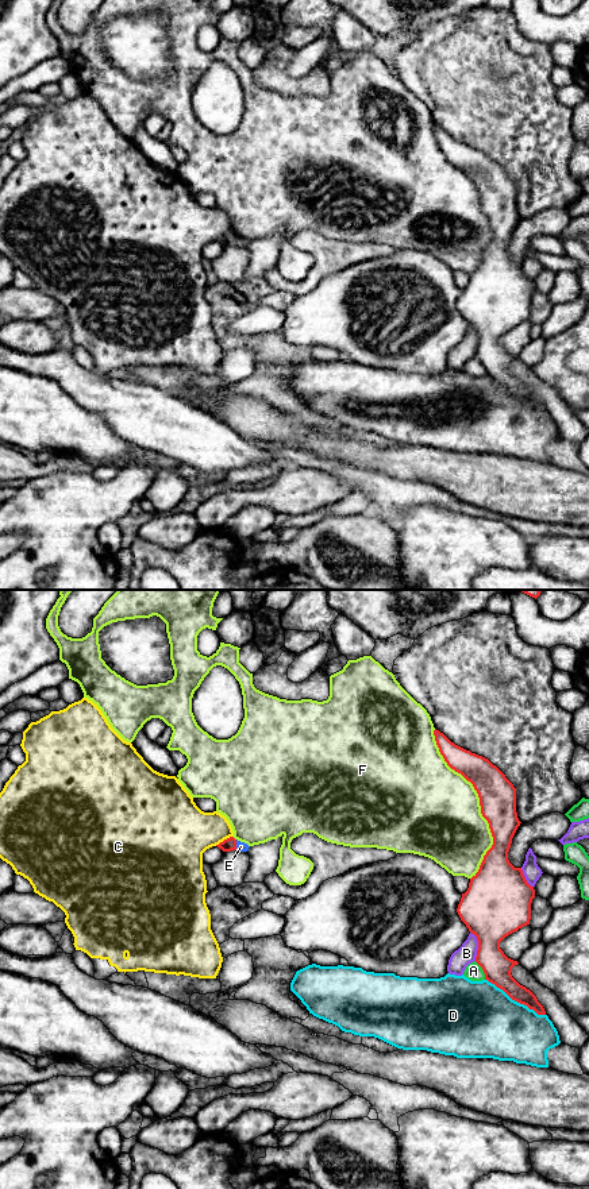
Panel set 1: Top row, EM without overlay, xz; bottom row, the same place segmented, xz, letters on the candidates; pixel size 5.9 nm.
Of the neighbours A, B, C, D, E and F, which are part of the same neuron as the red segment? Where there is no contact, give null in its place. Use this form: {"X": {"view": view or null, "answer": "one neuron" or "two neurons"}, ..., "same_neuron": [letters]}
{"A": {"view": "xz", "answer": "two neurons"}, "B": {"view": "xz", "answer": "two neurons"}, "C": {"view": "xz", "answer": "two neurons"}, "D": {"view": "xz", "answer": "two neurons"}, "E": {"view": "xz", "answer": "two neurons"}, "F": {"view": "xz", "answer": "two neurons"}, "same_neuron": []}

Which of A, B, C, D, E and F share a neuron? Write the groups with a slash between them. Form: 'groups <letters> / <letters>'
groups A / B / C / D / E / F

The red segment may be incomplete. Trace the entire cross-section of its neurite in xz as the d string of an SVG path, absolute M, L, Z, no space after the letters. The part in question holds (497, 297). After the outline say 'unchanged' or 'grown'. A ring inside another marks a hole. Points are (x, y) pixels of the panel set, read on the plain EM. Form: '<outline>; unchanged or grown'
M436 124L434 131L447 161L470 177L477 186L481 209L488 216L493 232L492 243L484 251L478 267L470 274L469 283L462 289L457 304L461 316L477 332L476 358L482 363L485 375L503 385L512 395L534 405L538 410L546 410L536 391L512 372L512 363L519 358L508 354L500 344L500 337L505 332L530 320L531 298L535 293L535 285L527 278L521 263L515 263L508 255L512 233L521 219L516 208L516 184L488 154L455 140Z; unchanged

